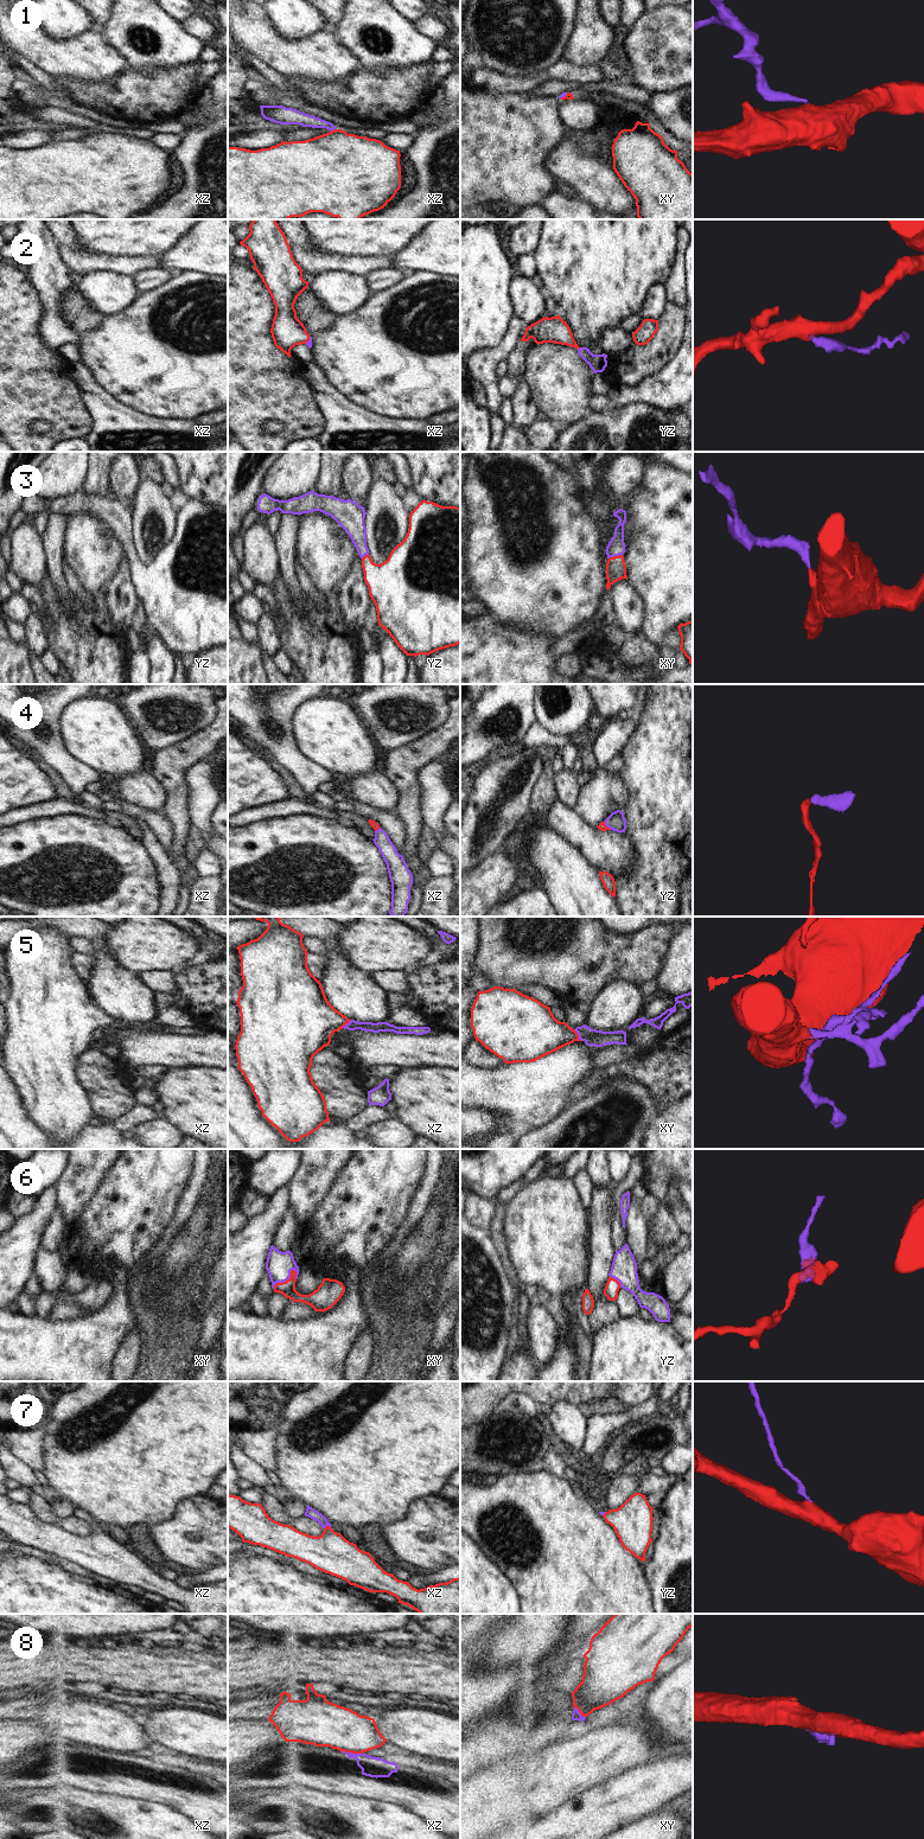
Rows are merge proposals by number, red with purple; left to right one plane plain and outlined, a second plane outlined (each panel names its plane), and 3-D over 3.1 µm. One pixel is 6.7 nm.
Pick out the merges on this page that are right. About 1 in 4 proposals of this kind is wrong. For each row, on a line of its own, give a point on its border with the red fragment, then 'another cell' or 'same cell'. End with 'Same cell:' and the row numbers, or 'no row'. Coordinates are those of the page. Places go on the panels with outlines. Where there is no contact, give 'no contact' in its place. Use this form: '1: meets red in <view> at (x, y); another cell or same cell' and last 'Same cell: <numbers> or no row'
1: meets red in xz at (332, 131); another cell
2: meets red in yz at (578, 347); same cell
3: meets red in xy at (615, 556); same cell
4: meets red in yz at (605, 825); same cell
5: meets red in xy at (578, 1035); same cell
6: meets red in xy at (287, 1279); same cell
7: meets red in xz at (326, 1526); same cell
8: meets red in xz at (351, 1751); another cell
Same cell: 2, 3, 4, 5, 6, 7

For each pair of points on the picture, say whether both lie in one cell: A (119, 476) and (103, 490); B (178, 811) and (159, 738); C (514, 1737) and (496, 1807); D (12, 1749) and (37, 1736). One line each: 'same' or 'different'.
A: different
B: different
C: different
D: same

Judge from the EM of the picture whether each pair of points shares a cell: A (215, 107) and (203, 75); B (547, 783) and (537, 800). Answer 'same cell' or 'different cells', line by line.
A: different cells
B: same cell

